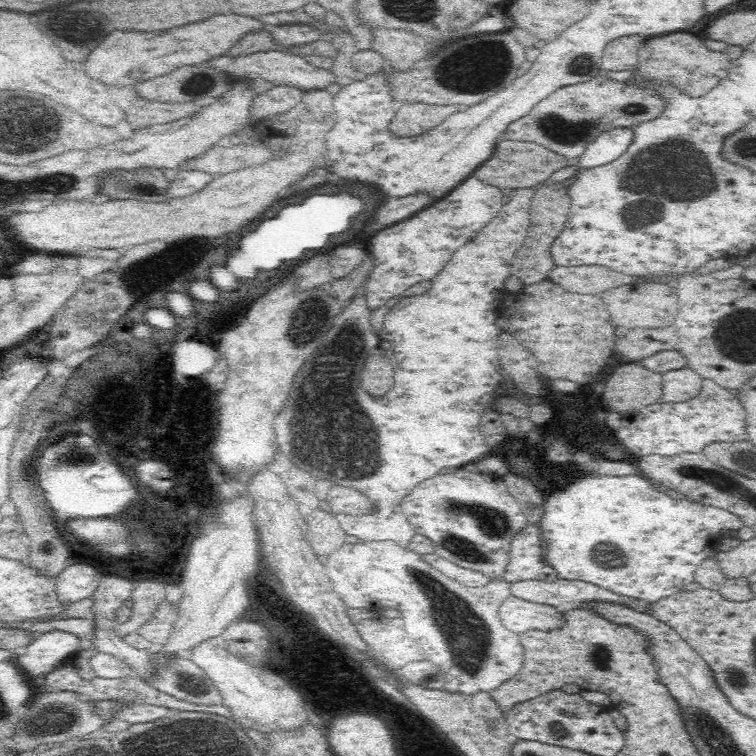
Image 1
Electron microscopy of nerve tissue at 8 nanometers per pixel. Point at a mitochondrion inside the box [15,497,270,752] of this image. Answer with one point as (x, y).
(52, 717)

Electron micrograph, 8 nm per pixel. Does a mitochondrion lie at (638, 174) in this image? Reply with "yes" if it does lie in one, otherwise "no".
yes

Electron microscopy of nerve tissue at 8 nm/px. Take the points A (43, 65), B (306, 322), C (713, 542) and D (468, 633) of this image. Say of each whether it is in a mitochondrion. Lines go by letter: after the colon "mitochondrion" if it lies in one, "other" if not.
A: other
B: mitochondrion
C: other
D: mitochondrion

